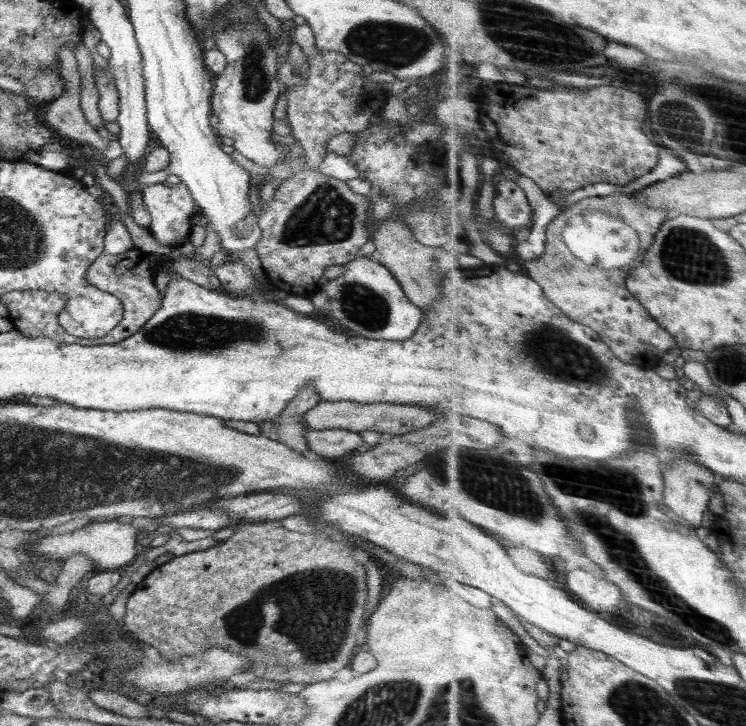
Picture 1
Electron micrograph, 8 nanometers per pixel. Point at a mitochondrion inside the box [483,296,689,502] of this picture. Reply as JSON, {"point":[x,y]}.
{"point":[555,350]}

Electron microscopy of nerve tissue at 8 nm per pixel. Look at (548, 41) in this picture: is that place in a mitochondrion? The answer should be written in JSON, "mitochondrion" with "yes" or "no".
{"mitochondrion":"yes"}

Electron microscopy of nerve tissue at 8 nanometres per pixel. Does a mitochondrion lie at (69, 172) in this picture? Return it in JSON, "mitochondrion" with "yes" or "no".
{"mitochondrion":"no"}

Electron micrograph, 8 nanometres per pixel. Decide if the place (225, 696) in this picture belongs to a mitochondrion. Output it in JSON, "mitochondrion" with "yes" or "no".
{"mitochondrion":"no"}

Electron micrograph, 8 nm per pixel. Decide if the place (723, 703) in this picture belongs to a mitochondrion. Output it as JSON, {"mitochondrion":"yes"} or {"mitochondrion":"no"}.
{"mitochondrion":"yes"}

